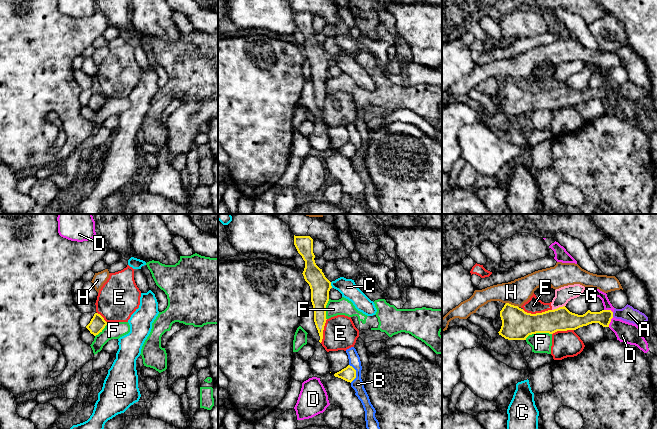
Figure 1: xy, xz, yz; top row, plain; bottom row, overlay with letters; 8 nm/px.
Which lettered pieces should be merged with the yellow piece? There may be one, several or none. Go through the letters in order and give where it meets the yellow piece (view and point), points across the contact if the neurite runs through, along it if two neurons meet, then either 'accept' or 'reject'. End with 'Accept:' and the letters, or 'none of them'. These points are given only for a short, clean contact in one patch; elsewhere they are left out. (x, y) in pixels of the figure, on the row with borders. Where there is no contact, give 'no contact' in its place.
A: meets yellow in yz at (612, 314); runs through yz (604, 317), (612, 314), (628, 313); accept
B: meets yellow in xz at (355, 373); border along xz (349, 364), (355, 370), (355, 378), (351, 382); reject
C: meets yellow in xz at (330, 285); border along xz (330, 282), (332, 287); reject
D: meets yellow in yz at (610, 321); border along yz (613, 317), (608, 326); reject
E: meets yellow in yz at (537, 313); border along yz (522, 309), (531, 313), (551, 310); reject
F: meets yellow in yz at (538, 332); reject
G: meets yellow in yz at (558, 308); border along yz (564, 305), (552, 310); reject
H: meets yellow in yz at (512, 305); reject
Accept: A

